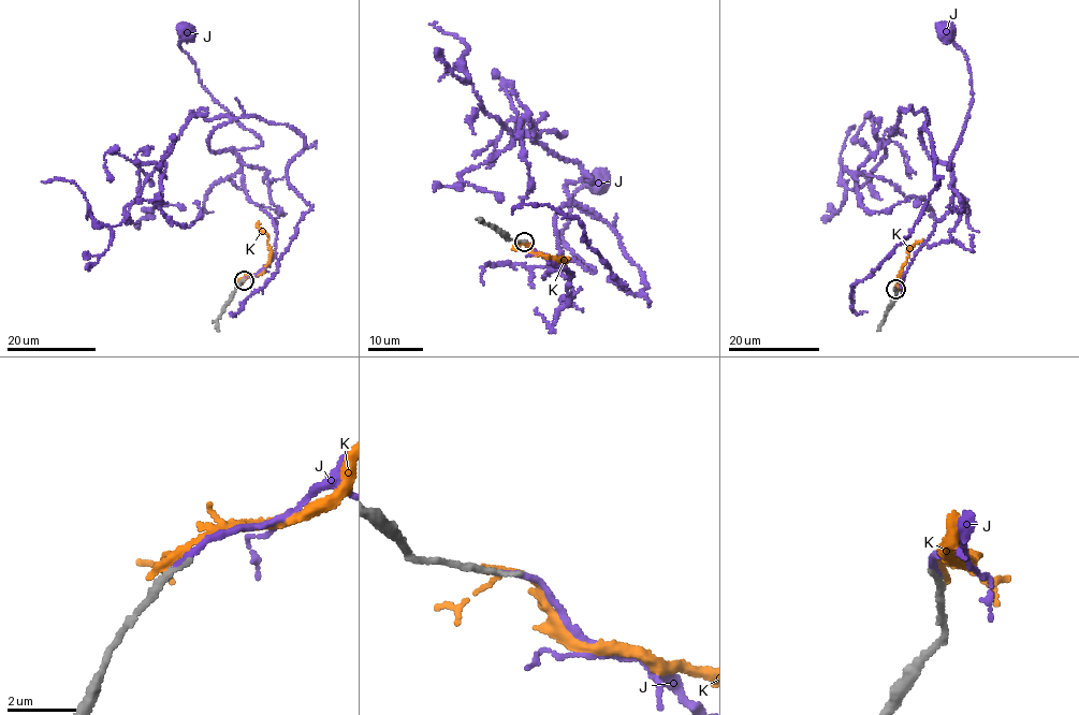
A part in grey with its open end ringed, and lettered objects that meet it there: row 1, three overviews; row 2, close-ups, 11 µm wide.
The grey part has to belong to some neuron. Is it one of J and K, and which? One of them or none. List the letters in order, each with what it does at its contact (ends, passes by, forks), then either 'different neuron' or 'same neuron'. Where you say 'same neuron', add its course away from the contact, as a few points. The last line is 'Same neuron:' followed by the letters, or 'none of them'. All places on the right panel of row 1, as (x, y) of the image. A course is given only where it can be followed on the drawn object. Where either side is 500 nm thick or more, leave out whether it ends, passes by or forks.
J: it ends | same neuron | via (895, 290), (947, 210), (952, 179), (947, 169), (973, 100), (964, 53), (946, 30)
K: it passes by | different neuron
Same neuron: J

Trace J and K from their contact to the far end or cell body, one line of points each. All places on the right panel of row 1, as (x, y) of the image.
J: (895, 290), (947, 210), (952, 179), (947, 169), (973, 100), (964, 53), (946, 30)
K: (897, 290), (907, 250), (923, 241)

